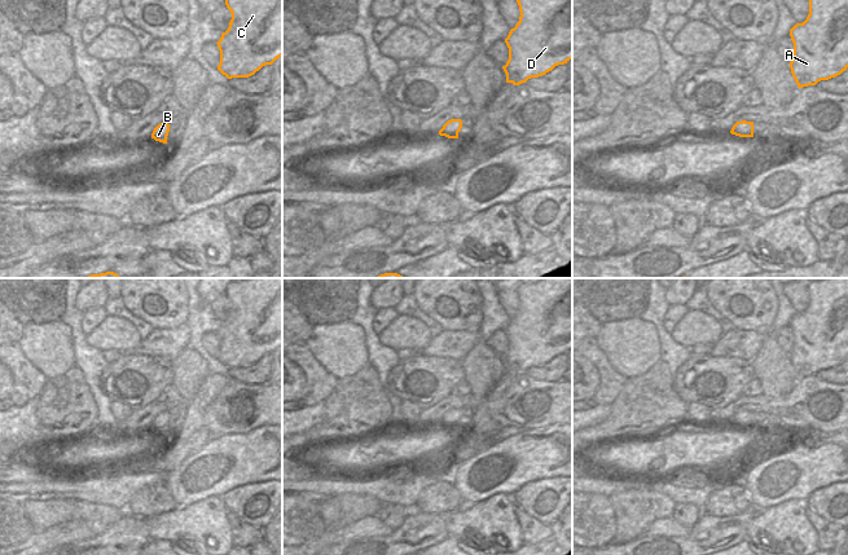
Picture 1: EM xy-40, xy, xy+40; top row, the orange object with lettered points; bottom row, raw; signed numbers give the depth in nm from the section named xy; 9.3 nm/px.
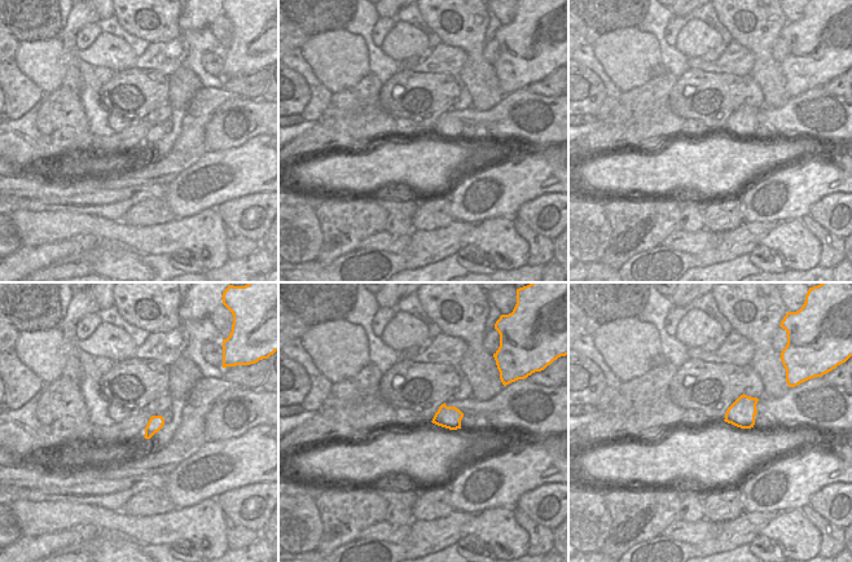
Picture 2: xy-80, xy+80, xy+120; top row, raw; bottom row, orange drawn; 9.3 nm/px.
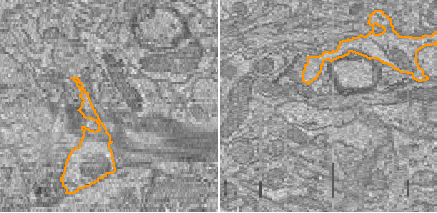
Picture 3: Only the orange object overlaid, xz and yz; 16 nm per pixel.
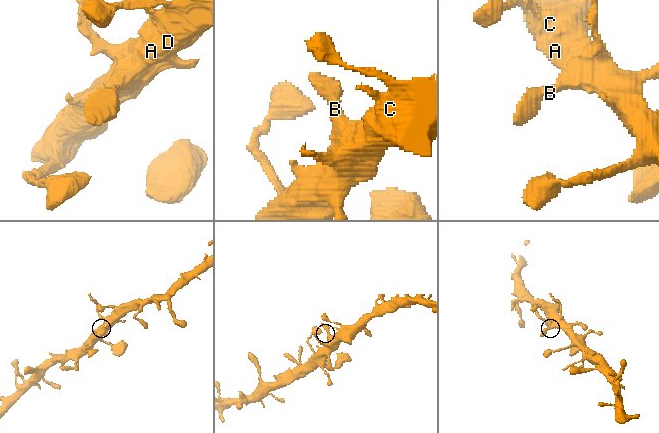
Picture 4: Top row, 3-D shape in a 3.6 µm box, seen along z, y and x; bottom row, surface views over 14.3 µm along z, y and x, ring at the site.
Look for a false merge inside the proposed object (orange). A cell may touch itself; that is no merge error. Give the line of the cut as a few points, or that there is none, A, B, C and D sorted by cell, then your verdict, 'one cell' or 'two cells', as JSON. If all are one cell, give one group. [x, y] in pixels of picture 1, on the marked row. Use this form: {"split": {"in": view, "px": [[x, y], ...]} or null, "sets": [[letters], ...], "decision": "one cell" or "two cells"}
{"split": null, "sets": [["A", "B", "C", "D"]], "decision": "one cell"}

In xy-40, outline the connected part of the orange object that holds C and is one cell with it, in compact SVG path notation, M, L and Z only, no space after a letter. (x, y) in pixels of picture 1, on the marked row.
M225 0L232 13L229 27L216 43L220 50L218 70L228 79L249 78L282 56L282 0Z

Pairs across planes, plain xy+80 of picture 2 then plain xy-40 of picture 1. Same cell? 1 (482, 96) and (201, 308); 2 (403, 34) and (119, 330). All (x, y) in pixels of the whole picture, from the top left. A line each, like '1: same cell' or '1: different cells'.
1: different cells
2: same cell

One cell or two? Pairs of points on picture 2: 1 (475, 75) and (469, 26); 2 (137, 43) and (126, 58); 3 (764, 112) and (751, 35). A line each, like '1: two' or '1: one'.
1: one
2: two
3: two

